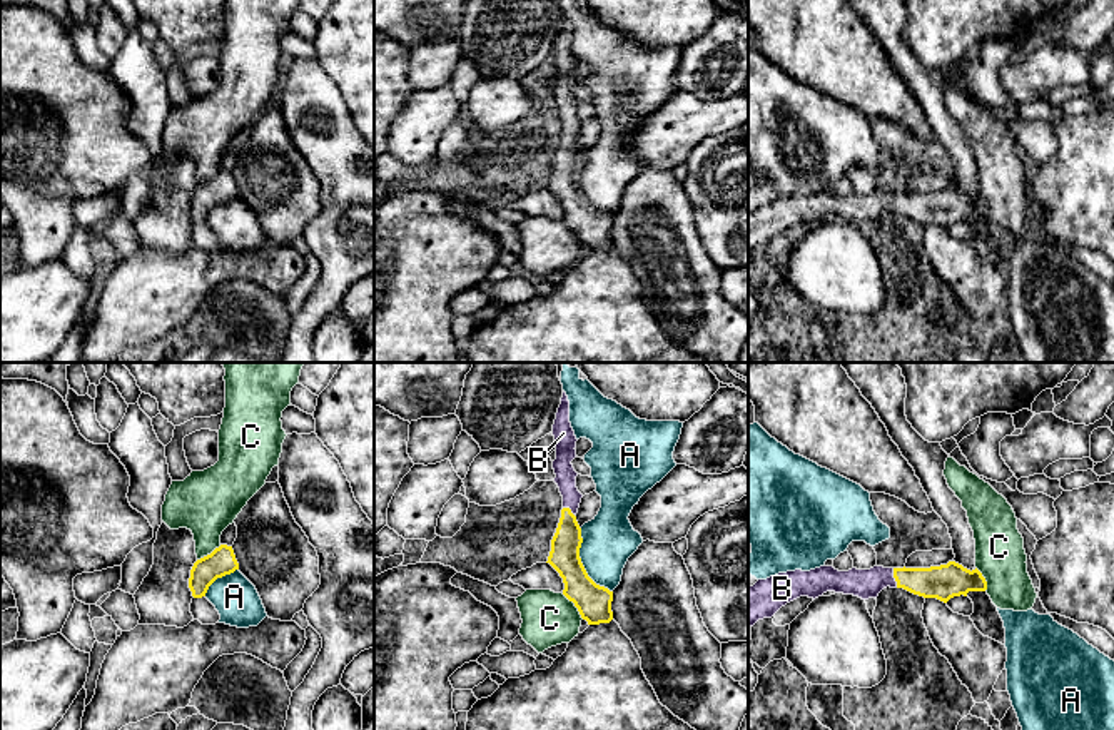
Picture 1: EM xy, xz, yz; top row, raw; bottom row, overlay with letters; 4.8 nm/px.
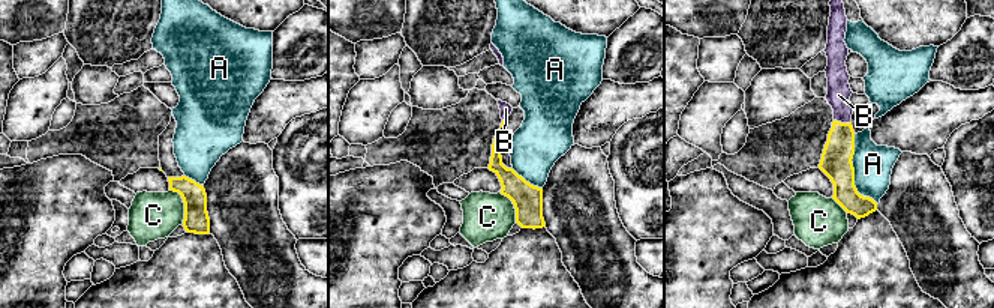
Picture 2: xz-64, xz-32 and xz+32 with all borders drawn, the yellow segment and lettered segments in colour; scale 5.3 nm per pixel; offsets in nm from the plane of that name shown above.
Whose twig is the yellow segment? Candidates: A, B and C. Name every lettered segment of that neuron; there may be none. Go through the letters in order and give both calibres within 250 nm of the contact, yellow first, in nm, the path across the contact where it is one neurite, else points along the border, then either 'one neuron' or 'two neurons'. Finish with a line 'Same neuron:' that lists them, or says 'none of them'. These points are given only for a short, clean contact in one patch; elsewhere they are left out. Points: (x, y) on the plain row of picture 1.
A: 170/260 nm | two neurons
B: 170/140 nm | across yz (944, 207), (894, 202), (879, 202), (865, 209) | one neuron
C: 170/260 nm | along xz (562, 219), (583, 244) | two neurons
Same neuron: B

